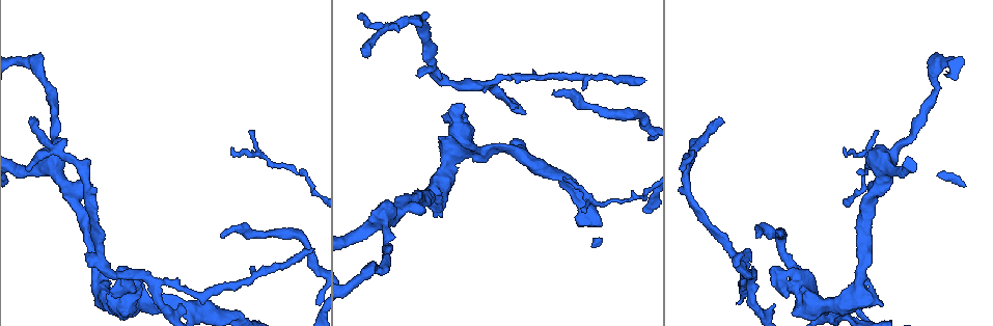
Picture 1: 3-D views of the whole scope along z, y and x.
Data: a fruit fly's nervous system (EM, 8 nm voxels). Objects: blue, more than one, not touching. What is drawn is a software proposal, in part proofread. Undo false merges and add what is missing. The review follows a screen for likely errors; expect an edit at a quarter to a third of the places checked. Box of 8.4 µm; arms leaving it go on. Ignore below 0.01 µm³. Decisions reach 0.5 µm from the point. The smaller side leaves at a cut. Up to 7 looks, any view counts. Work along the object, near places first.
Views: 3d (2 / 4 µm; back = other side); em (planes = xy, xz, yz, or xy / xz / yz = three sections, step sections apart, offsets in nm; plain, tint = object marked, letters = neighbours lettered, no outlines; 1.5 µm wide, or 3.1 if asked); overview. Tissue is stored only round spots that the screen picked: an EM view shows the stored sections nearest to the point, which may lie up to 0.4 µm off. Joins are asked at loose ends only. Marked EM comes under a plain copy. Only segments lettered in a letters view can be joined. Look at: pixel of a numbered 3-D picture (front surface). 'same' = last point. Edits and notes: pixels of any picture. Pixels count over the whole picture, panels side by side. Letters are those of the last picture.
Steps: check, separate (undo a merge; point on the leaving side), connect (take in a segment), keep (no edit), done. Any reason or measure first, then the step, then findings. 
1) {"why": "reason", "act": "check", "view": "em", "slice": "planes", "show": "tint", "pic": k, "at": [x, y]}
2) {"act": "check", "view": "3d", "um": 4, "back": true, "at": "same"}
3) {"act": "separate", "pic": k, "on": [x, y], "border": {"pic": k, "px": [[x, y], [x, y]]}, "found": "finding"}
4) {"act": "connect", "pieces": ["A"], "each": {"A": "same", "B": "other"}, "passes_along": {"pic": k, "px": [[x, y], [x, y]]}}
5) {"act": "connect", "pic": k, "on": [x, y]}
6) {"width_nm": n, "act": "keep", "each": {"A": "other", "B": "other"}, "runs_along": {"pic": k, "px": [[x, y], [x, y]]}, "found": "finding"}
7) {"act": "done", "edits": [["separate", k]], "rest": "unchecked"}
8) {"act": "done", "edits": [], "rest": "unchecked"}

{"why": "an open end", "act": "check", "view": "3d", "um": 2, "pic": 1, "at": [757, 234]}

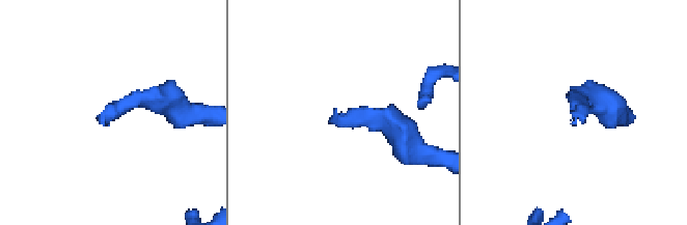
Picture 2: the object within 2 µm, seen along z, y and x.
{"act": "check", "view": "em", "slice": "xy", "step": 4, "show": "letters", "pic": 2, "at": [573, 113]}

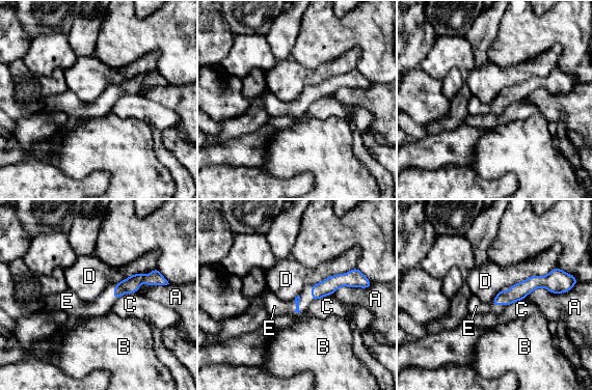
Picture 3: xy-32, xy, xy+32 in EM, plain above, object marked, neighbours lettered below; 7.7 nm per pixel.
{"act": "check", "view": "em", "slice": "planes", "show": "letters", "at": "same"}

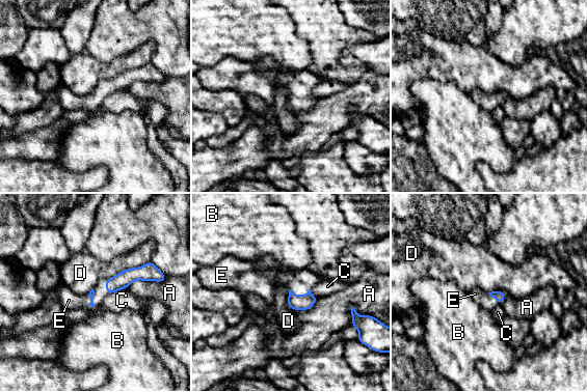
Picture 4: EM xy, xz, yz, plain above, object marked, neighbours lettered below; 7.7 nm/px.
{"act": "connect", "pieces": ["E"], "each": {"A": "other", "B": "other", "C": "other", "D": "other", "E": "same"}, "passes_along": {"pic": 4, "px": [[91, 292], [92, 299], [69, 300]]}, "found": "the neuron continues"}

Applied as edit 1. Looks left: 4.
{"act": "check", "view": "overview"}

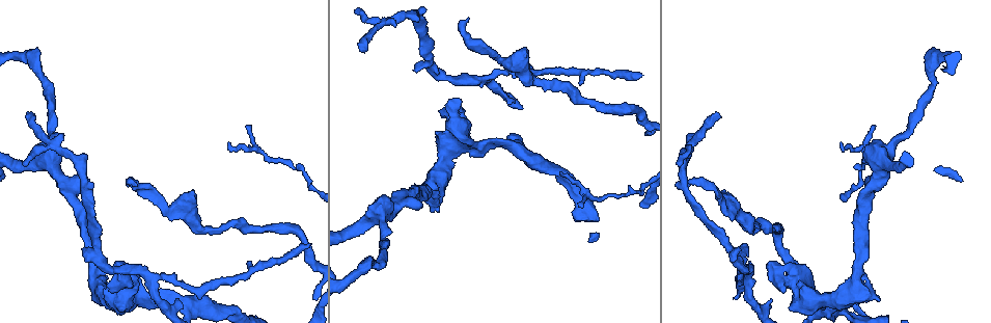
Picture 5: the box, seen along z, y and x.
{"why": "free end", "act": "check", "view": "em", "slice": "planes", "show": "letters", "pic": 5, "at": [743, 244]}

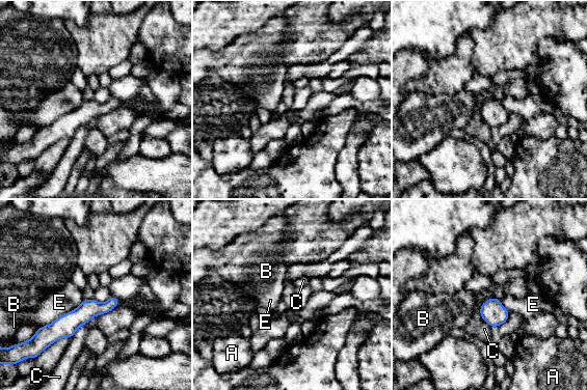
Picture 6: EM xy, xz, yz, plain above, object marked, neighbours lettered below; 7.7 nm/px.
{"act": "keep", "each": {"A": "other", "B": "other", "C": "other", "E": "other"}, "border": {"pic": 6, "px": [[84, 299], [75, 308], [42, 327]]}, "found": "no lettered segment goes on from it"}

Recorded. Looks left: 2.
{"why": "thick end", "act": "check", "view": "em", "slice": "planes", "show": "letters", "pic": 5, "at": [880, 299]}

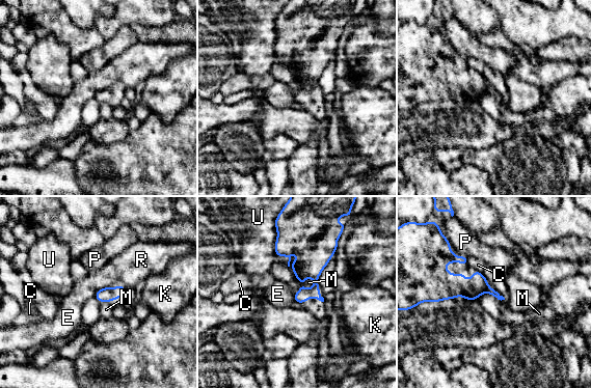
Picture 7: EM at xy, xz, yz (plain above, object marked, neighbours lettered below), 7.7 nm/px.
{"act": "keep", "each": {"C": "other", "E": "other", "K": "other", "M": "other", "P": "other", "R": "other", "U": "other"}, "found": "no lettered segment goes on from it"}

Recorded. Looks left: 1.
{"act": "done", "edits": [["connect", 4]], "rest": "unchecked"}

